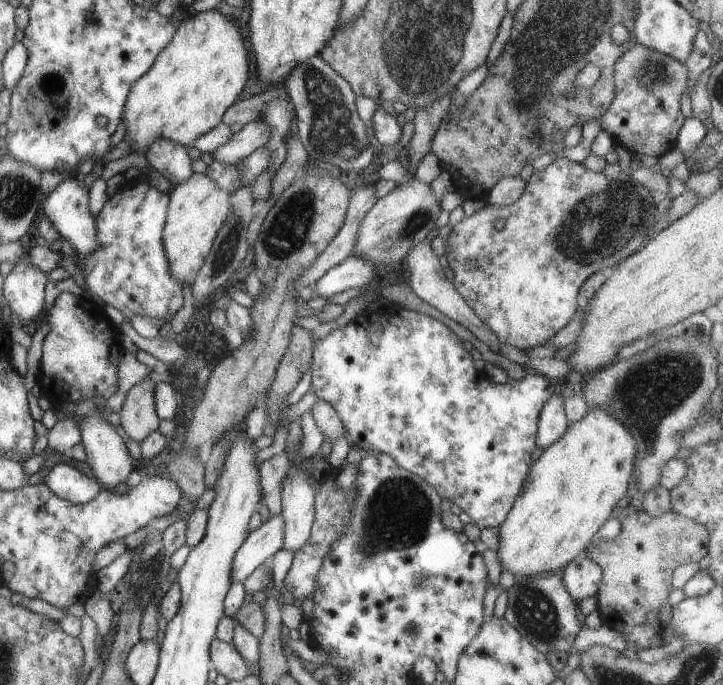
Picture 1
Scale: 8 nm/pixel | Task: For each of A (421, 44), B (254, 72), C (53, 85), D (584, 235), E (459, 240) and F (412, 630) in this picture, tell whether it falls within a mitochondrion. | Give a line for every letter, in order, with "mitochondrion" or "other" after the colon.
A: mitochondrion
B: other
C: mitochondrion
D: mitochondrion
E: other
F: mitochondrion

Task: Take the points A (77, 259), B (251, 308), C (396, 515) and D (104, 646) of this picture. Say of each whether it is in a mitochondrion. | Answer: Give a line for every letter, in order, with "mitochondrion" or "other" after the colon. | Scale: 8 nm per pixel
A: other
B: other
C: mitochondrion
D: other

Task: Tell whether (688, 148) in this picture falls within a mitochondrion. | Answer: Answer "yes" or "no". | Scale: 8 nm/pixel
no

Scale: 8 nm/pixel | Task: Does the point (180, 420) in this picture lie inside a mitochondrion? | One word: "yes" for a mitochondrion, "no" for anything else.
no

